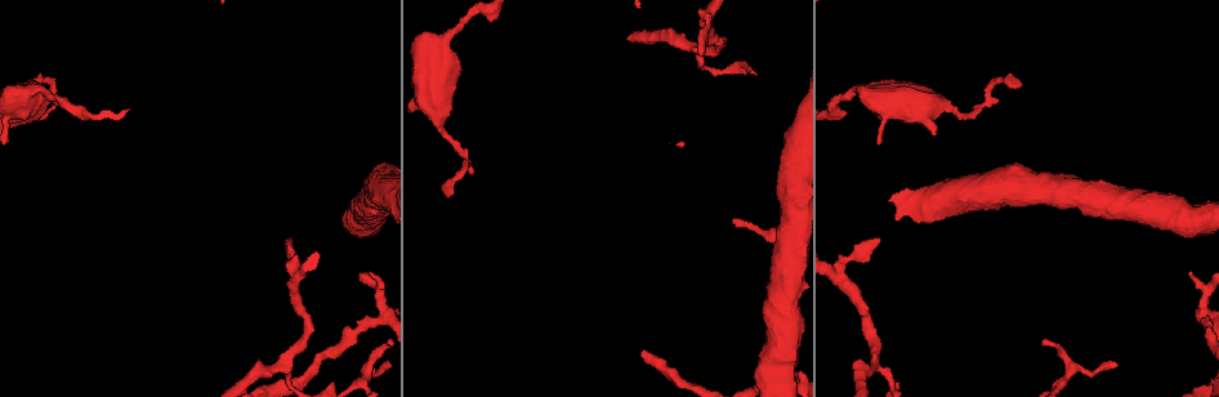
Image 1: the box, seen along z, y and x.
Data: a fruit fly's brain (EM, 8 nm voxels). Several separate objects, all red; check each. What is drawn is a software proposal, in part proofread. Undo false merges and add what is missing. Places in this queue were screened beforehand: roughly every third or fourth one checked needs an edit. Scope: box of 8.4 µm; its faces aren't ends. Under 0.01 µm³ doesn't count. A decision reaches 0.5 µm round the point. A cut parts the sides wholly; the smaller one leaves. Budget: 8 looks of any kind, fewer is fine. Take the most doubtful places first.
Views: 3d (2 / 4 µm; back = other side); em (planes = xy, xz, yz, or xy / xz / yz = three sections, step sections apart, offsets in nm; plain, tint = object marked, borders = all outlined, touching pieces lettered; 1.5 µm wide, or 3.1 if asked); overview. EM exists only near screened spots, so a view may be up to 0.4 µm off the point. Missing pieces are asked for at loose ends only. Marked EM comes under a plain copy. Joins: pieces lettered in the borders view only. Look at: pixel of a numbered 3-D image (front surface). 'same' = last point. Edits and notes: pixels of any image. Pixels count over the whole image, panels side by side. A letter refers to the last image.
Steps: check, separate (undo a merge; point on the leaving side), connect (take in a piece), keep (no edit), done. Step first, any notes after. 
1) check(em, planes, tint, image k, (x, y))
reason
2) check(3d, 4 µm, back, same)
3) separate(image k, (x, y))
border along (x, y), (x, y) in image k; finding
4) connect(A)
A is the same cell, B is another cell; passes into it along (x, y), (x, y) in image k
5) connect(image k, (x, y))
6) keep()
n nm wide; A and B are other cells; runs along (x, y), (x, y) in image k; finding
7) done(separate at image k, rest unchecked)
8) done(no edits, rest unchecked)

check(em, xy, step 8, borders, image 1, (372, 273))
an open end

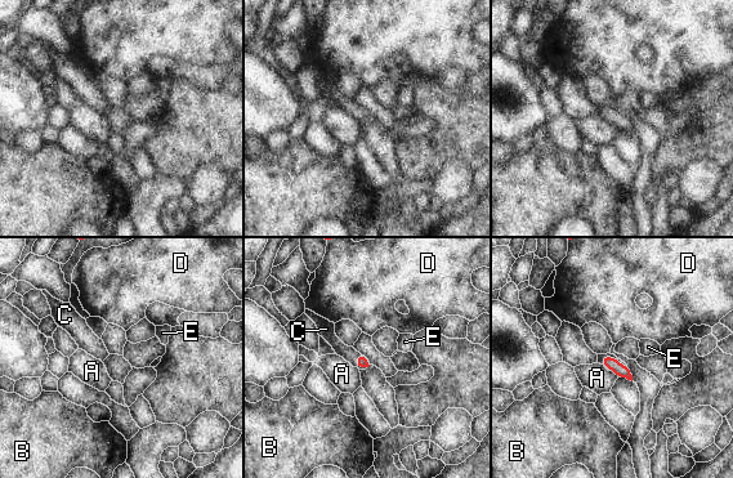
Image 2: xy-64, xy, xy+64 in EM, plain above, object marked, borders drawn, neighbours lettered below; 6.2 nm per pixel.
check(em, planes, borders, same)
another direction

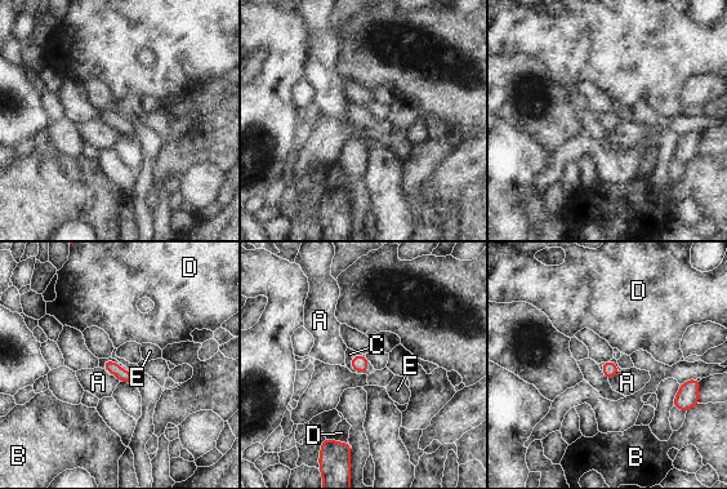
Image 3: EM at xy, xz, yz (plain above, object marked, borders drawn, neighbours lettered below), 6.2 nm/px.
connect(C)
C is the same cell, A, B, D and E are other cells; it goes on there

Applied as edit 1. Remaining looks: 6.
check(em, yz, step 8, tint, image 1, (869, 366))
a fork

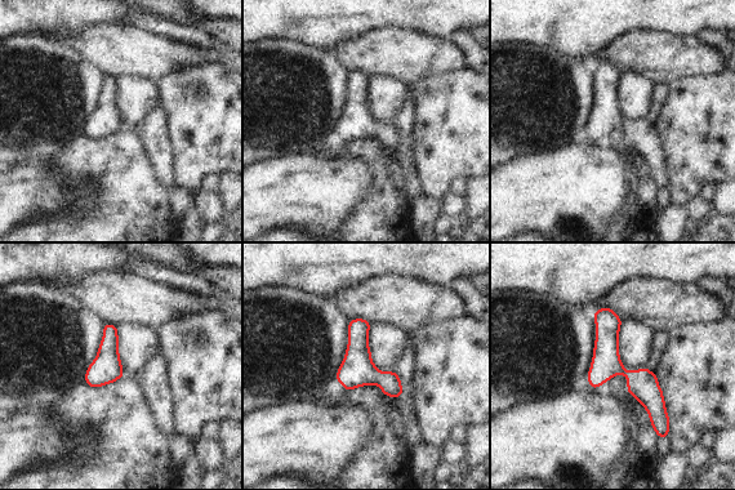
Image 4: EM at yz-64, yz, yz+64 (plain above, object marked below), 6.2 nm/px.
check(em, xz, step 8, borders, same)
cut it another way

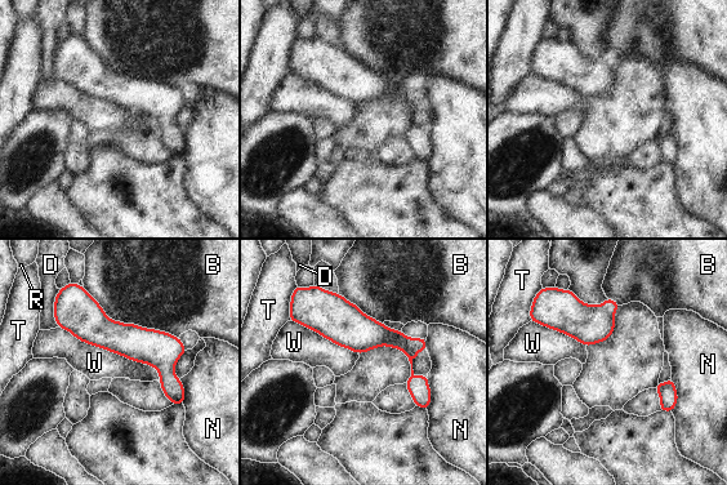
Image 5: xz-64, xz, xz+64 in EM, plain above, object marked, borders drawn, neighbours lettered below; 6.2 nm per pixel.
keep()
B touches over 650 nm; B, D, N, R, T and W are other cells; border along (84, 287), (111, 319), (178, 338) in image 5; continuous, no second neuron

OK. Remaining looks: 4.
check(em, planes, borders, image 1, (992, 84))
sharp bend

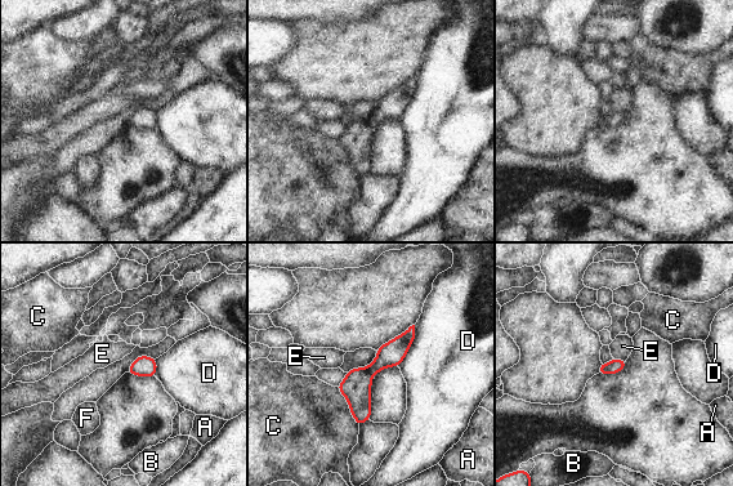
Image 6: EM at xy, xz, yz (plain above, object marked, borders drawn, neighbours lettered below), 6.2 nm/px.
keep()
150 nm wide; D touches over 280 nm; A, B, C, D, E and F are other cells; one neuron here

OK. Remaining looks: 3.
done(connect at image 3, rest unchecked)

